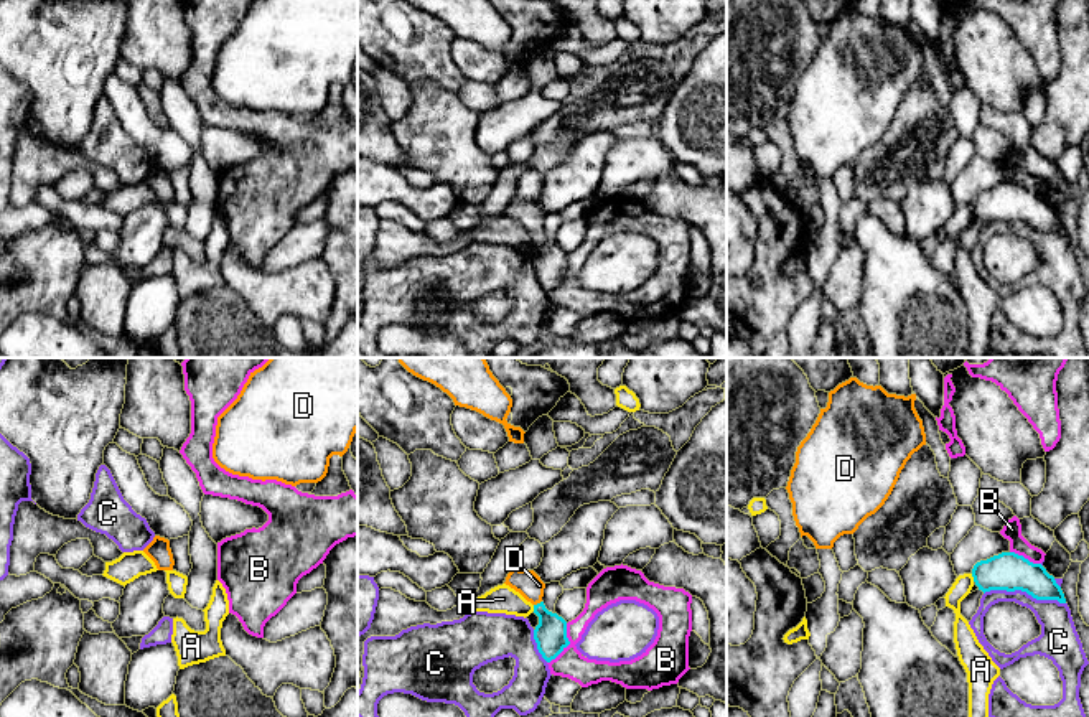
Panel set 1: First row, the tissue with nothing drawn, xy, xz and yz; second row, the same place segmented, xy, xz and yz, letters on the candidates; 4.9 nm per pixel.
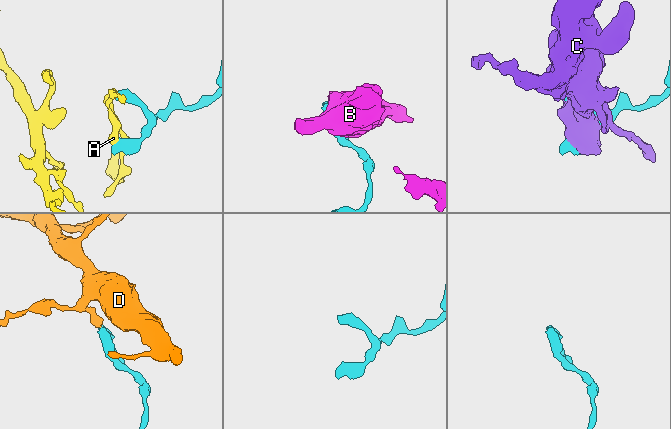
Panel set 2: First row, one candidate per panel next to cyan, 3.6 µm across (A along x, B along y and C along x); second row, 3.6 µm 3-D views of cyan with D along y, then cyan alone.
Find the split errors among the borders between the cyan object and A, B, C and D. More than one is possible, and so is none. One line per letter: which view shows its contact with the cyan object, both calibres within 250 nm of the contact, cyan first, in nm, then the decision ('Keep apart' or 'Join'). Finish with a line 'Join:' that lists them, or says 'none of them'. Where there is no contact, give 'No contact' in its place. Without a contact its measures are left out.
A: Touches cyan in yz. Thickness 190 nm (cyan) against 90 nm. Keep apart
B: Touches cyan in xz. Thickness 160 nm (cyan) against 140 nm. Keep apart
C: Touches cyan in yz. Thickness 190 nm (cyan) against 170 nm. Keep apart
D: Touches cyan in xz. Thickness 160 nm (cyan) against 120 nm. Join
Join: D

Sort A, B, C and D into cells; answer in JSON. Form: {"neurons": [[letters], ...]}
{"neurons": [["A"], ["B"], ["C"], ["D"]]}

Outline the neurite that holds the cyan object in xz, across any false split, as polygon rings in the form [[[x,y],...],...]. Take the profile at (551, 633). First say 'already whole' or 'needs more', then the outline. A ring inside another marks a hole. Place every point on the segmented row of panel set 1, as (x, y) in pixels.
needs more; [[[512,569],[504,583],[534,605],[534,613],[539,616],[534,640],[542,658],[550,663],[570,641],[567,638],[567,621],[557,613],[549,612],[542,602],[545,583],[534,570],[519,569]]]

